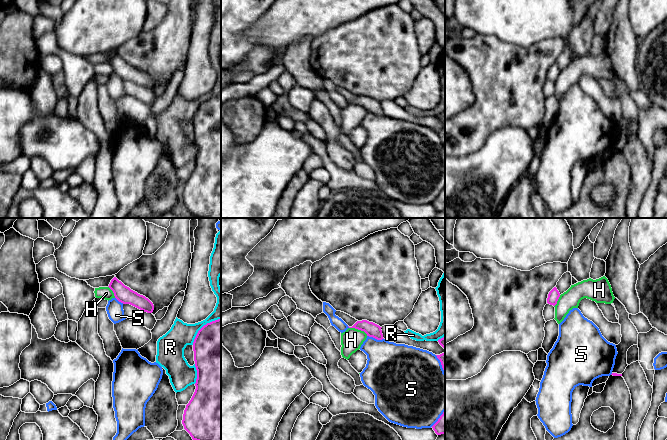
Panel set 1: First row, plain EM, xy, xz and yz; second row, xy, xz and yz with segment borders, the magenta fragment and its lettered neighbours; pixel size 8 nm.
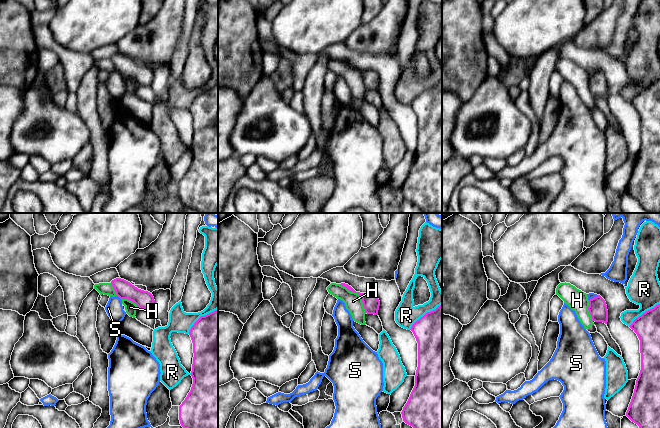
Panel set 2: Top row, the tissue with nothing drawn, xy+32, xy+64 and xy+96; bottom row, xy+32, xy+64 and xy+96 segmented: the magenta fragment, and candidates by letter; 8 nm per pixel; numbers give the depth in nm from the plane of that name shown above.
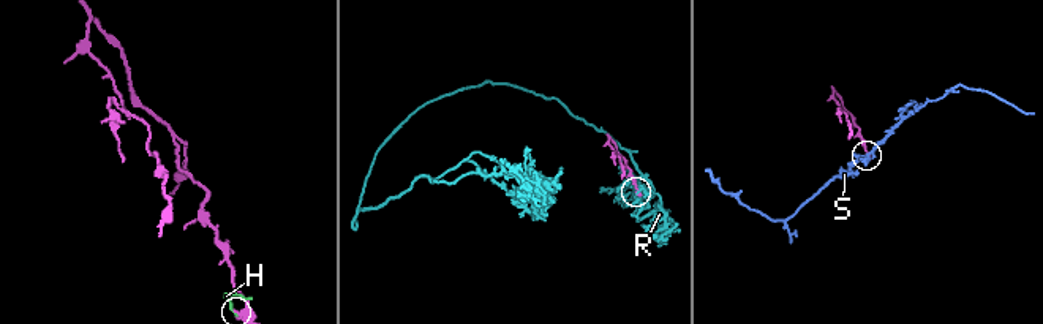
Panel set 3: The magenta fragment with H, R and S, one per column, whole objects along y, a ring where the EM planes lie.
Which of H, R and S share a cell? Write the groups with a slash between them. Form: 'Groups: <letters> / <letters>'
Groups: H / R / S

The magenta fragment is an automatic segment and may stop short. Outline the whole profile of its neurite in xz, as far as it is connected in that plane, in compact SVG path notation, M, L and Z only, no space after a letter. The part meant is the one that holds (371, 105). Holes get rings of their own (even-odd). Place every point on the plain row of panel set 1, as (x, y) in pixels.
M367 96L357 97L352 103L349 104L355 104L364 107L367 110L367 112L373 113L377 116L384 115L381 106L382 103Z

